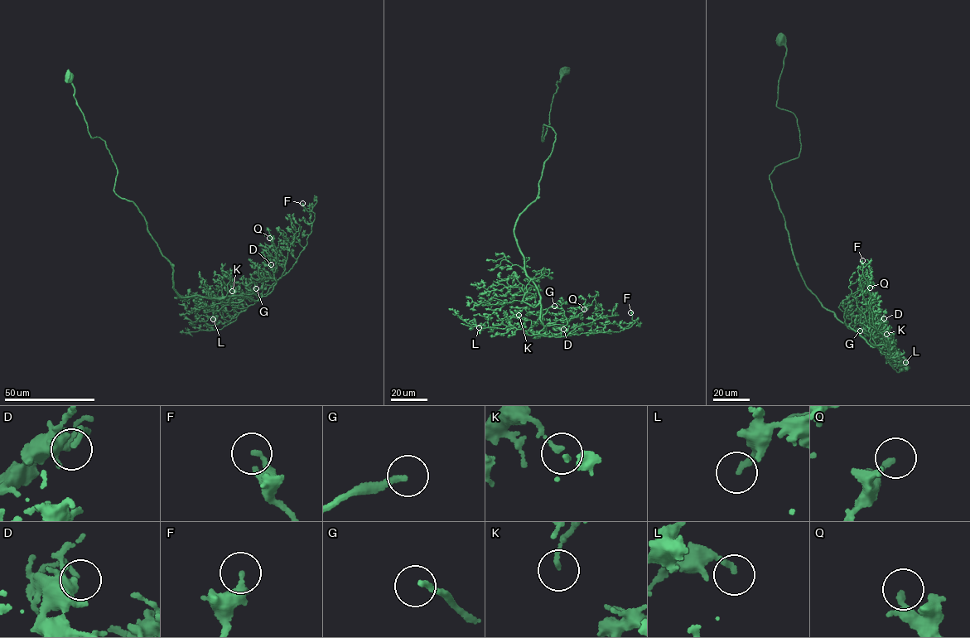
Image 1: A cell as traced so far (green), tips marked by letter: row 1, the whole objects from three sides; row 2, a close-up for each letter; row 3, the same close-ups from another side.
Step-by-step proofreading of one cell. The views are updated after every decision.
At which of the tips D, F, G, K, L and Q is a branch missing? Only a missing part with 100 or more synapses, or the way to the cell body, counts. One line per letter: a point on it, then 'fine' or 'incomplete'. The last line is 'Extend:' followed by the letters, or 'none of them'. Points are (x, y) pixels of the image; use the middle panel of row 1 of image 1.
D: (563, 329) | fine
F: (630, 312) | fine
G: (554, 306) | incomplete
K: (518, 315) | fine
L: (479, 327) | fine
Q: (584, 309) | fine
Extend: G

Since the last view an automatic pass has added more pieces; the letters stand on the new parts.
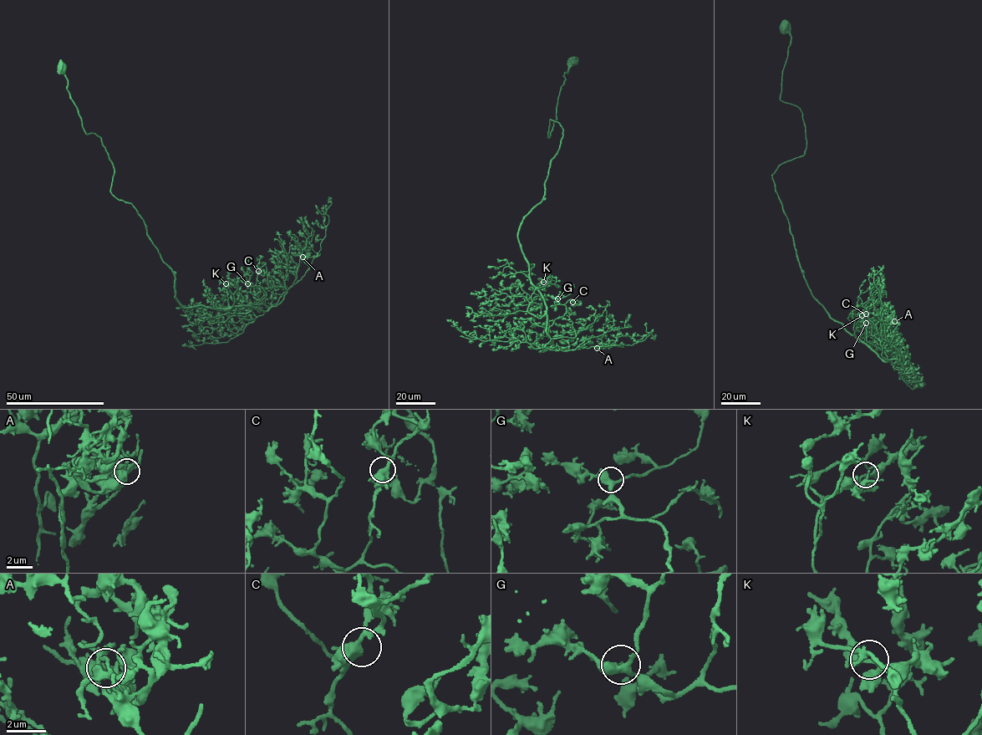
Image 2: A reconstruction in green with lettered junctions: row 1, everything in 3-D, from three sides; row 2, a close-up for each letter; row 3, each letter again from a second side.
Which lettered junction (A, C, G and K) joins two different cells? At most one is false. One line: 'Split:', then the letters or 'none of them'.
Split: A

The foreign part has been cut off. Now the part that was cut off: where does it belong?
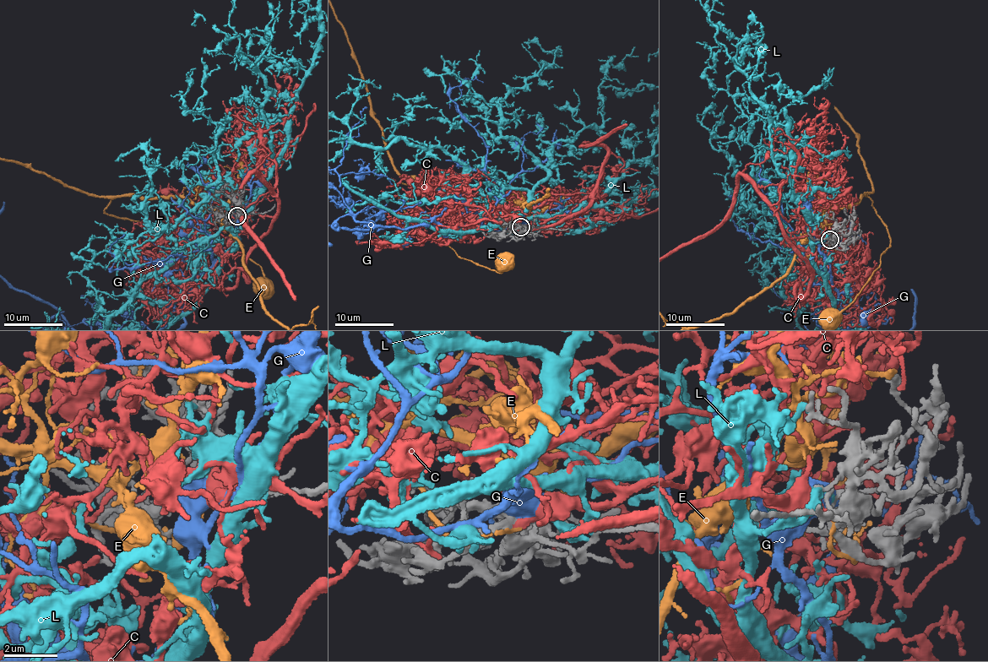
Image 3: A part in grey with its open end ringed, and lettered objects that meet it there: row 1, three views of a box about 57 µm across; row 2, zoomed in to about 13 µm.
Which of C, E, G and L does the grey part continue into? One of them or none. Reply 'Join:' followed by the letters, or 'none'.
Join: C

